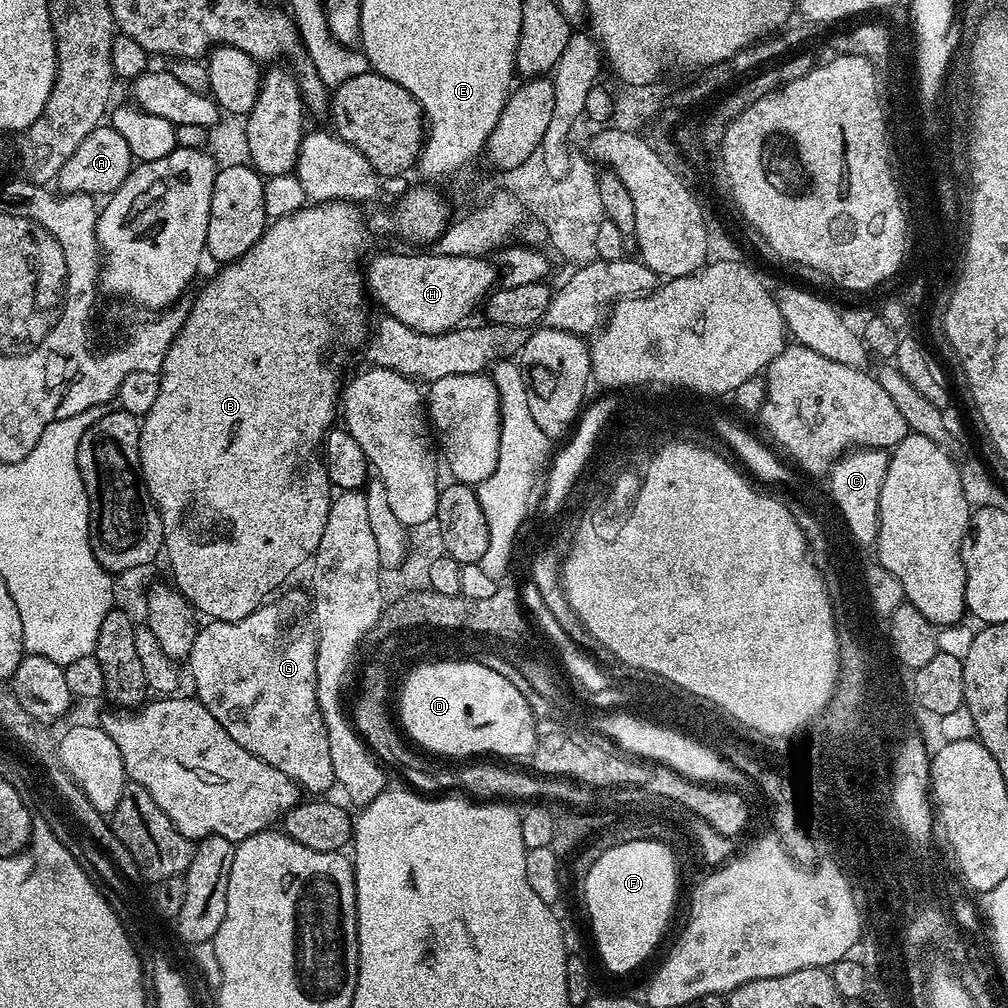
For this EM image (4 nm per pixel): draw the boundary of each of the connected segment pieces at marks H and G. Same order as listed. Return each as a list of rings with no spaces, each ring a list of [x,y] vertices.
[[[384,252],[370,260],[366,264],[366,288],[371,299],[373,296],[385,308],[383,311],[402,322],[402,326],[431,336],[461,327],[498,284],[498,268],[496,276],[492,260],[483,256],[407,256],[404,252]]]
[[[265,602],[260,605],[258,610],[254,610],[254,614],[246,614],[246,618],[238,618],[234,622],[208,620],[205,623],[205,628],[203,625],[197,631],[194,646],[186,657],[188,672],[192,675],[193,686],[196,687],[194,696],[202,706],[206,706],[206,710],[210,710],[210,714],[214,714],[214,718],[222,726],[222,730],[226,730],[226,734],[230,734],[230,738],[234,738],[234,742],[238,742],[238,746],[242,746],[242,750],[250,750],[250,754],[262,758],[262,762],[274,766],[274,770],[282,770],[282,774],[286,774],[286,778],[290,778],[295,784],[299,784],[305,793],[324,794],[327,793],[324,791],[328,787],[333,787],[335,776],[334,768],[330,762],[326,726],[323,725],[322,714],[319,712],[318,698],[316,697],[316,645],[311,639],[307,640],[304,636],[298,637],[297,640],[288,640],[288,632],[284,629],[284,623],[288,620],[288,608],[284,604],[272,603]]]

